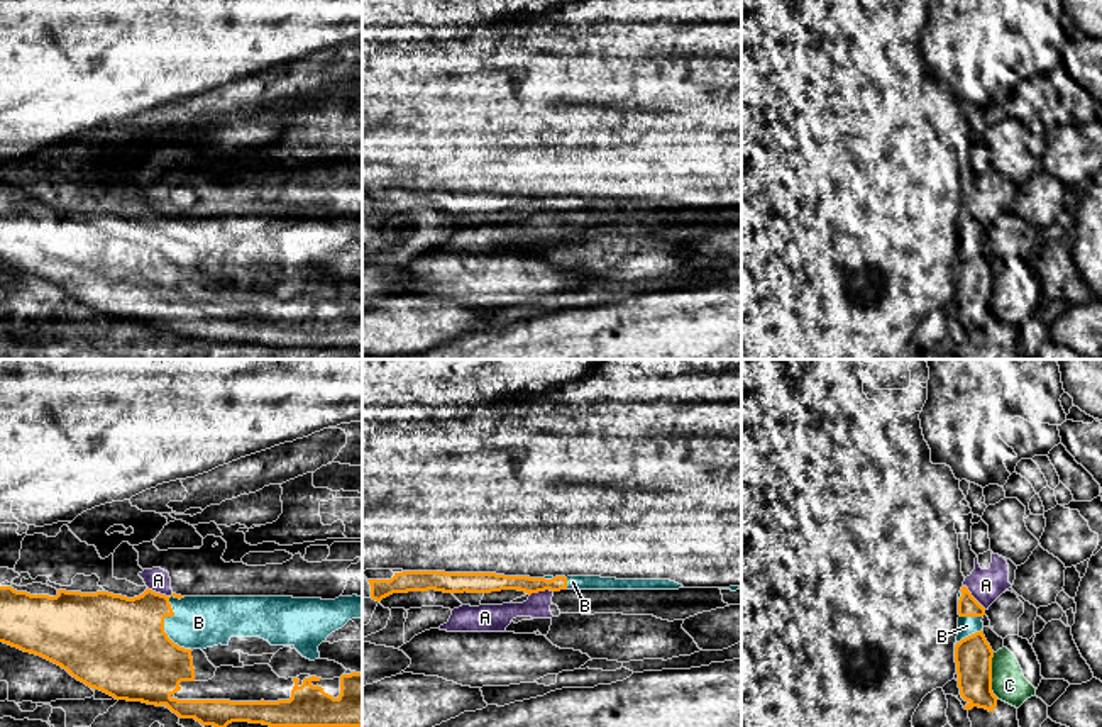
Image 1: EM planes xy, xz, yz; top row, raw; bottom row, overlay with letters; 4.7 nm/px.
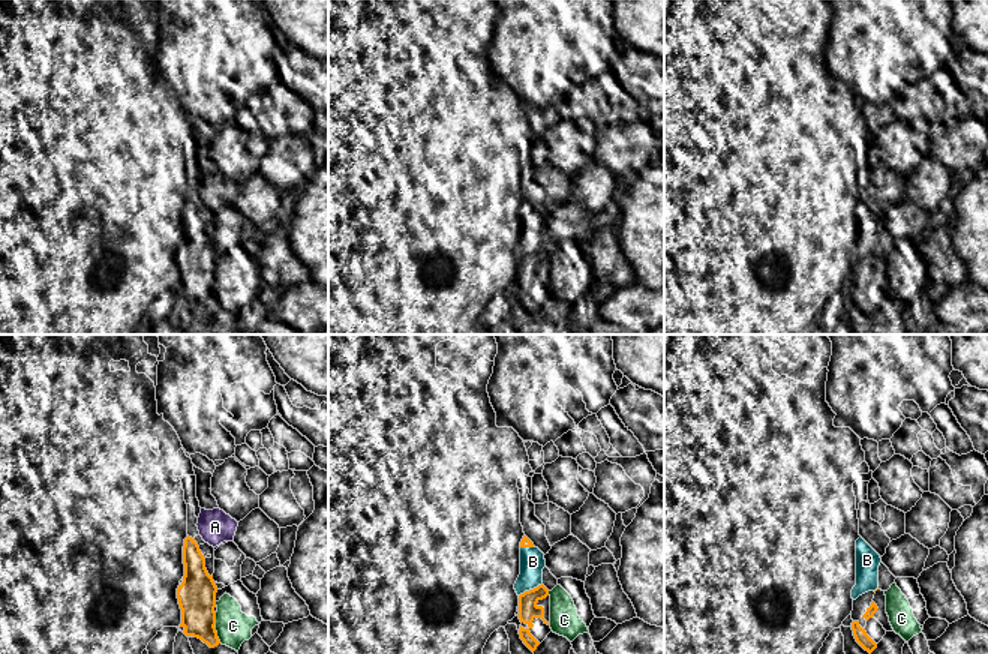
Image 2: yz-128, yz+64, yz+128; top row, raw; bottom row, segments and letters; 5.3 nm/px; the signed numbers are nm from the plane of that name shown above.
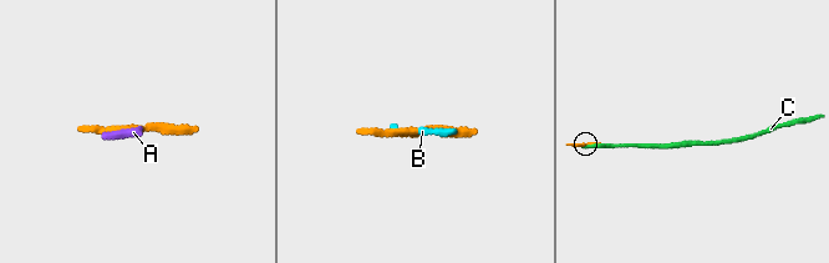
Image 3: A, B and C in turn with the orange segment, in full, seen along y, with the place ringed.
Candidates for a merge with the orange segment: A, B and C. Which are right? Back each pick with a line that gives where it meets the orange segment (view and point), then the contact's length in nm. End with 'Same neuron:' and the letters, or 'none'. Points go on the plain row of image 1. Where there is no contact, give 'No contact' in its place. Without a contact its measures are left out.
B: Touches orange at xy (163, 246). Shared border 280 nm
Same neuron: B

